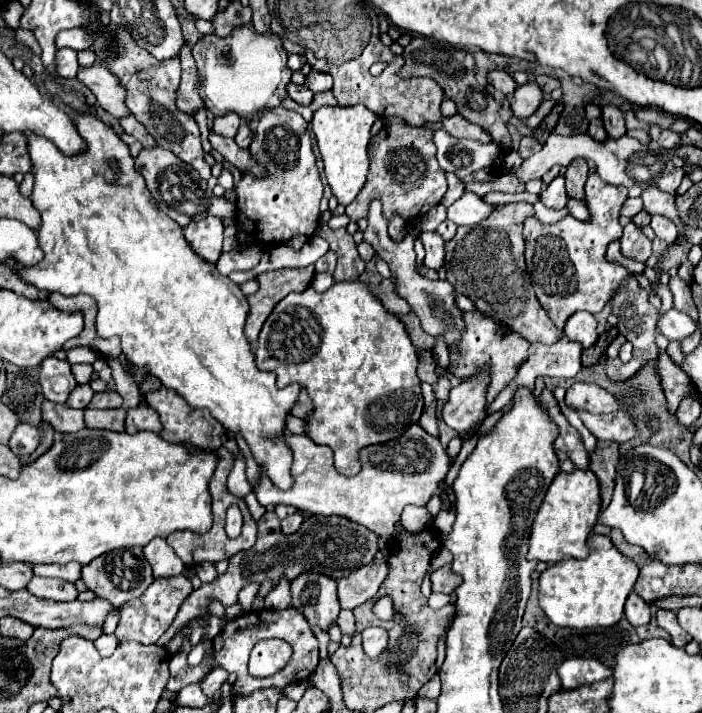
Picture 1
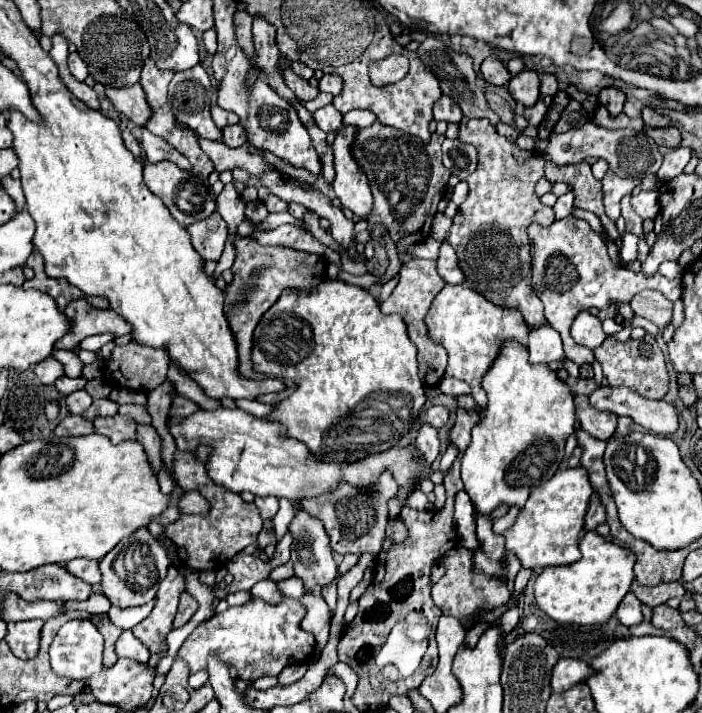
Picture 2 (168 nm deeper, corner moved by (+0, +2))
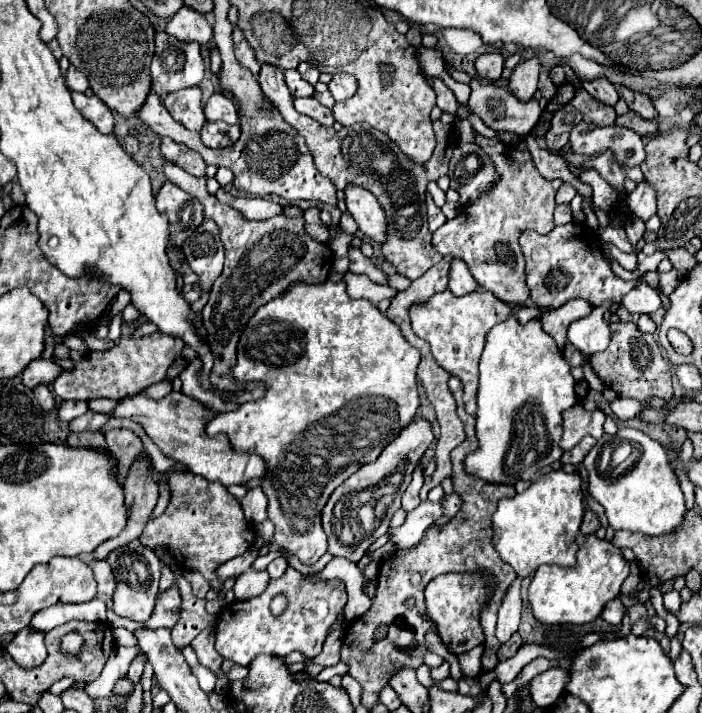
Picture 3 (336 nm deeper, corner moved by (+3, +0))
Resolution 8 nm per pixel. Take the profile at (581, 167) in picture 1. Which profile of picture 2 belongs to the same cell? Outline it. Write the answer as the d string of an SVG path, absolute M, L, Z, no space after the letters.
M583 160L583 162L571 164L571 166L557 166L557 168L551 168L551 172L555 172L553 182L567 182L573 186L577 208L583 208L583 210L597 214L601 218L609 238L613 238L613 240L621 238L621 234L615 228L615 222L611 222L611 218L607 218L607 214L605 214L601 182L595 180L589 162Z

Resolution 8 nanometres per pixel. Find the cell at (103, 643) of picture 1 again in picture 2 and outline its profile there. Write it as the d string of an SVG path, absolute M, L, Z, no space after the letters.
M125 630L116 642L116 653L119 657L127 657L137 662L147 662L149 660L149 650L131 630Z

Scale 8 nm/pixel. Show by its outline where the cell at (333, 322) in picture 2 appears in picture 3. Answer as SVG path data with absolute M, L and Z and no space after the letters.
M326 280L324 284L304 284L304 282L296 282L292 284L282 296L278 296L276 300L270 300L268 304L264 304L262 308L258 308L258 312L252 316L252 320L248 322L248 326L244 328L240 342L238 342L238 364L234 366L234 376L238 380L250 382L250 380L264 380L268 386L268 392L264 398L256 400L256 402L248 402L242 404L238 410L234 412L224 412L218 414L212 422L208 422L206 426L206 434L216 436L218 432L226 432L232 440L232 446L236 450L248 450L248 452L258 452L258 456L262 456L268 462L268 474L262 480L262 490L268 496L268 516L276 526L274 532L274 542L278 546L284 546L286 550L290 550L302 564L306 566L314 566L326 552L326 536L322 530L322 522L320 522L320 512L328 500L328 496L332 494L334 488L338 488L348 476L352 476L362 464L374 462L380 452L402 432L402 428L406 424L410 424L416 416L416 410L420 408L420 398L418 398L418 390L416 390L416 368L420 362L420 352L416 352L414 346L410 346L400 328L390 322L372 302L368 300L352 300L346 294L346 284L344 282L330 282Z

